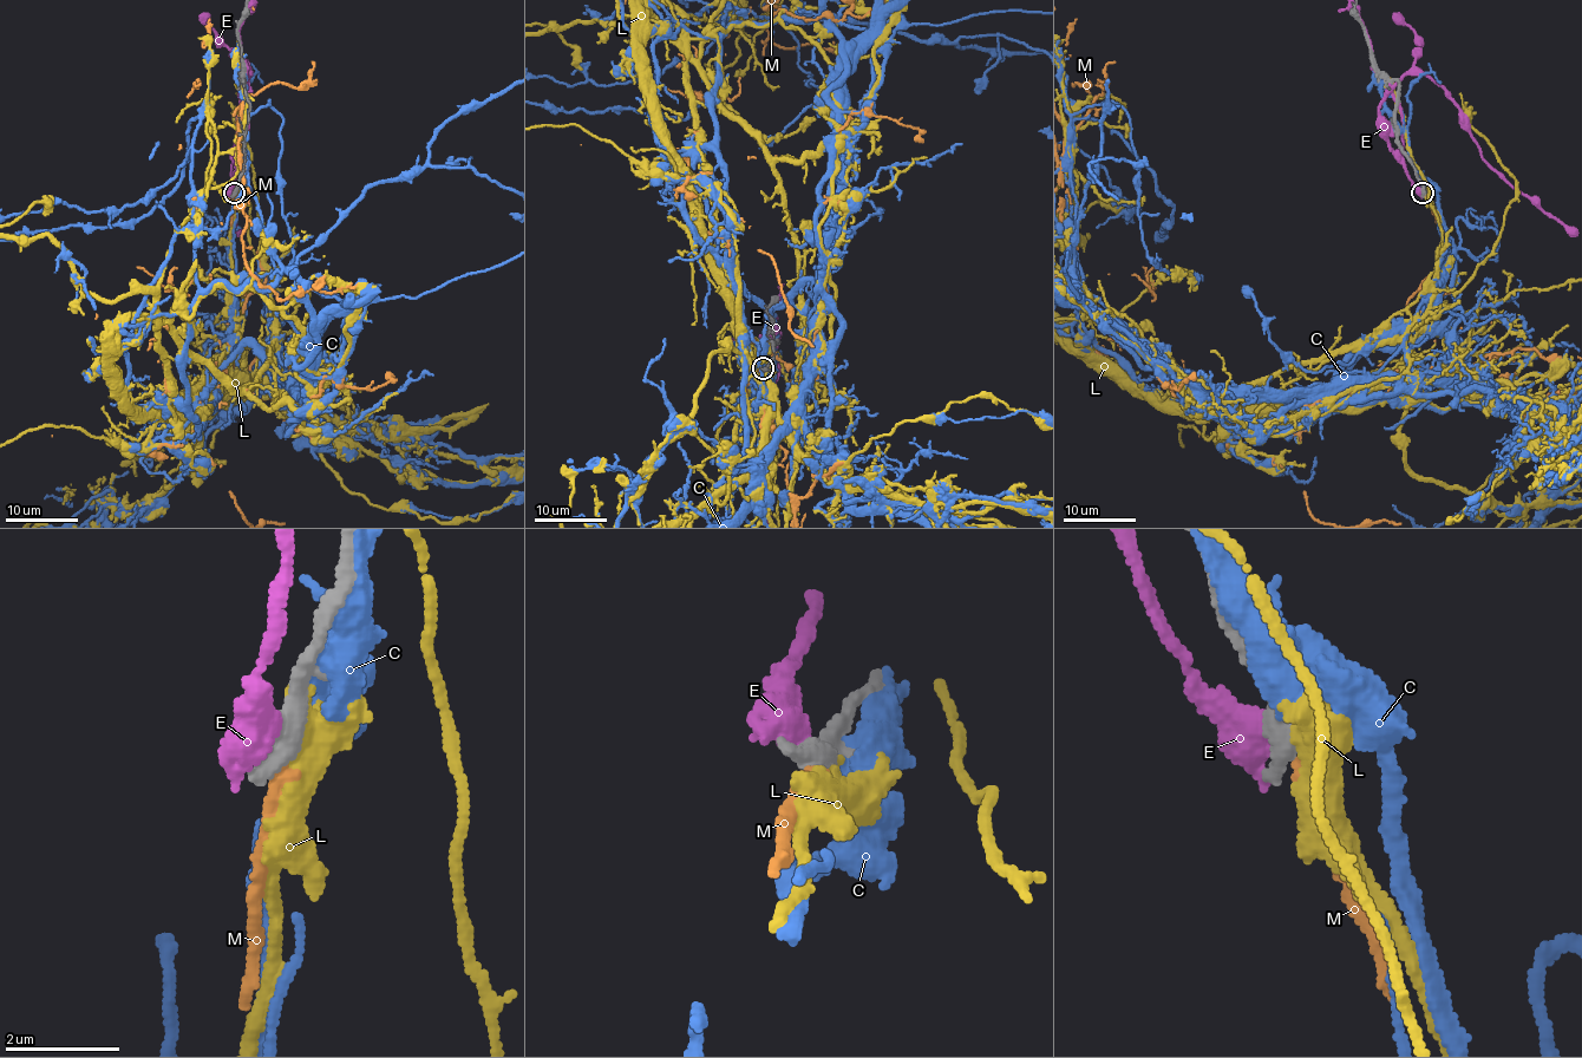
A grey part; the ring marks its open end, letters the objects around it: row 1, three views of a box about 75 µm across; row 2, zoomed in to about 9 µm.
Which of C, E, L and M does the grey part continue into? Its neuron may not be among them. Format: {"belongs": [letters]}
{"belongs": []}

